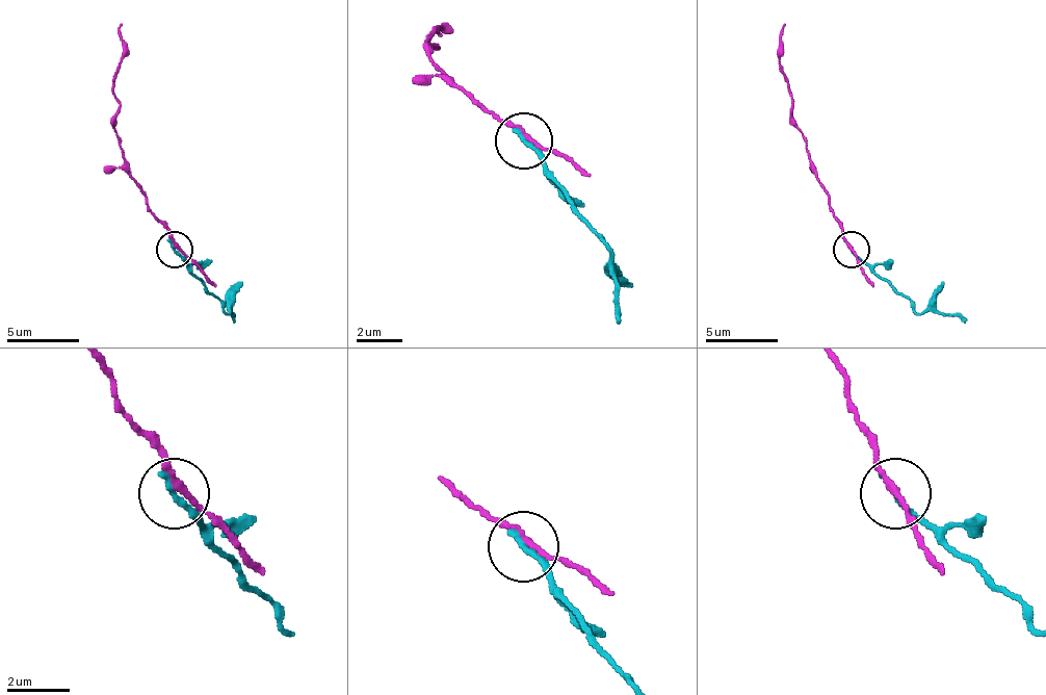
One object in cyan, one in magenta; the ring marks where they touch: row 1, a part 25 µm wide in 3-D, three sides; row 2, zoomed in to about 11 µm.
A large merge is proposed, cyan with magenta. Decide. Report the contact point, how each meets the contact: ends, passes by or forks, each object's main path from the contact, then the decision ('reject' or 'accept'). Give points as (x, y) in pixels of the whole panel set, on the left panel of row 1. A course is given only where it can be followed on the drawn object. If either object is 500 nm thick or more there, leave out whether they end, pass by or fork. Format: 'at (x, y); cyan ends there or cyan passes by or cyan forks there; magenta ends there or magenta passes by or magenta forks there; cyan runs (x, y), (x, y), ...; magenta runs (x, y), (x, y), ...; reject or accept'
at (174, 249); cyan ends there; magenta passes by; cyan runs (175, 250), (236, 323); magenta runs (175, 247), (128, 166), (121, 138), (113, 131), (113, 80), (121, 62), (121, 23); reject

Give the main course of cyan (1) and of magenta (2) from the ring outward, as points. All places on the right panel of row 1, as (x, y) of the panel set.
1: (851, 250), (919, 311), (959, 315), (966, 323)
2: (851, 247), (811, 166), (807, 138), (800, 131), (789, 80), (778, 62), (785, 23)

